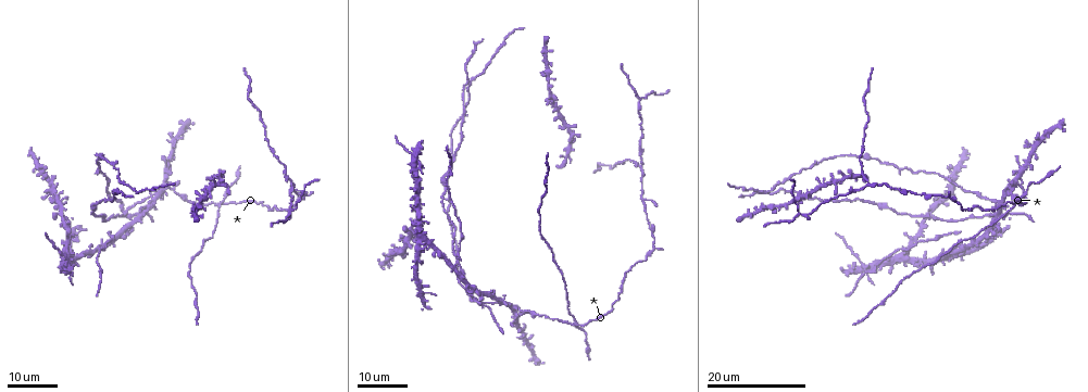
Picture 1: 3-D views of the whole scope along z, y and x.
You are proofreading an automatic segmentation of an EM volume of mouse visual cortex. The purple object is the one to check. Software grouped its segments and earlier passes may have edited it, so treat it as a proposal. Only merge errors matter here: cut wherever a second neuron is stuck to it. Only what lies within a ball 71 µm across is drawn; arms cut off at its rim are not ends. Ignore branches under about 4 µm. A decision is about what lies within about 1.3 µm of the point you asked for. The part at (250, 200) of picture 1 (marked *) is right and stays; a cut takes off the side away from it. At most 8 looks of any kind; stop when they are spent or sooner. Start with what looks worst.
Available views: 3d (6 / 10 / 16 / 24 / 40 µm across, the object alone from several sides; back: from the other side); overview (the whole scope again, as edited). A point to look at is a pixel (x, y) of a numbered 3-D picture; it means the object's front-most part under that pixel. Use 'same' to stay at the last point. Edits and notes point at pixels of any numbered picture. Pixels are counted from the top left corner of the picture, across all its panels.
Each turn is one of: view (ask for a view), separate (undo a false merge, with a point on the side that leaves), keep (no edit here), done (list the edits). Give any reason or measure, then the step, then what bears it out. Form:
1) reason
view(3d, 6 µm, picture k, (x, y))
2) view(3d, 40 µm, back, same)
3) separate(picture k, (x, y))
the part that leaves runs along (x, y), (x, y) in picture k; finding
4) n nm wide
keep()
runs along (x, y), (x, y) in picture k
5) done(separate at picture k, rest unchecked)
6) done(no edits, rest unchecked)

three-way junction
view(3d, 24 µm, picture 1, (1006, 187))

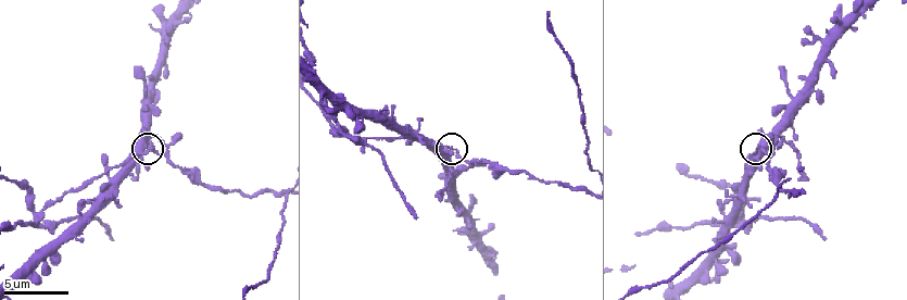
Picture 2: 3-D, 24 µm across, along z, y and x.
view(3d, 10 µm, picture 2, (148, 151))

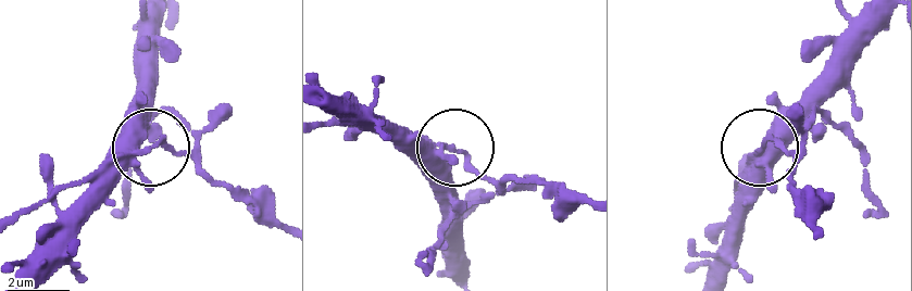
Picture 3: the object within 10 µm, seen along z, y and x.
view(3d, 10 µm, back, picture 3, (452, 151))

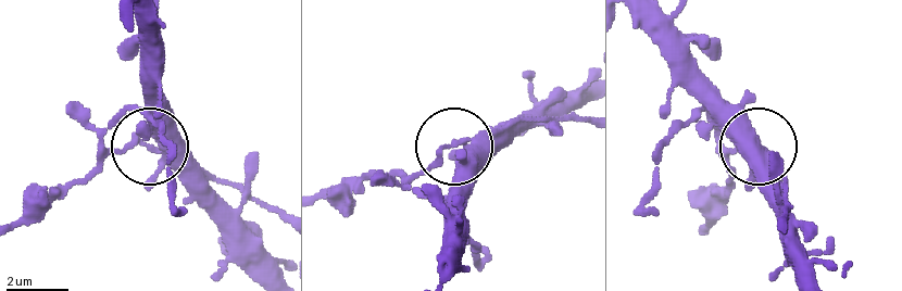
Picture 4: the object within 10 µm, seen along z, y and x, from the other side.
270 nm wide
keep()
runs along (705, 231), (729, 198), (731, 154), (760, 147), (760, 182) in picture 4; continuous, no second neuron

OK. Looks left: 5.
four or more arms meet
view(3d, 6 µm, picture 2, (34, 217))

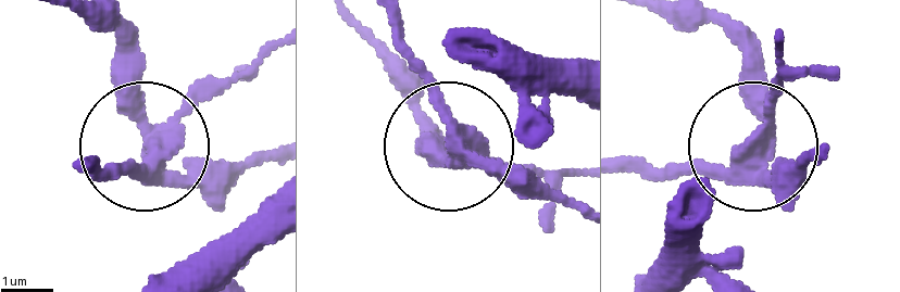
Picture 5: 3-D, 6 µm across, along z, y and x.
view(3d, 6 µm, back, picture 5, (156, 147))

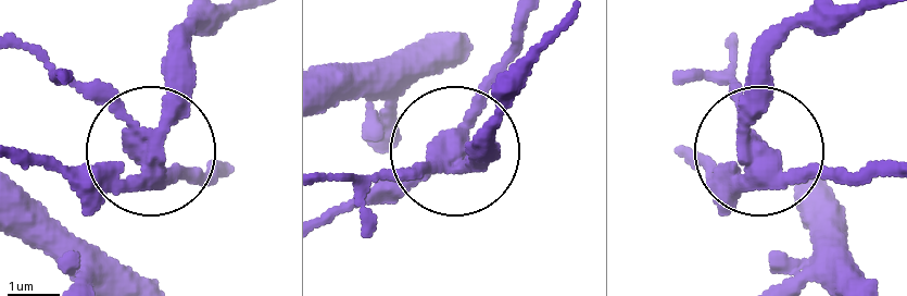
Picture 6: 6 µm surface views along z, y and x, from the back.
separate(picture 6, (175, 169))
the part that leaves runs along (450, 167), (489, 128), (528, 50) in picture 6; a second neuron is stuck on

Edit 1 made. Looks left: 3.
view(overview)

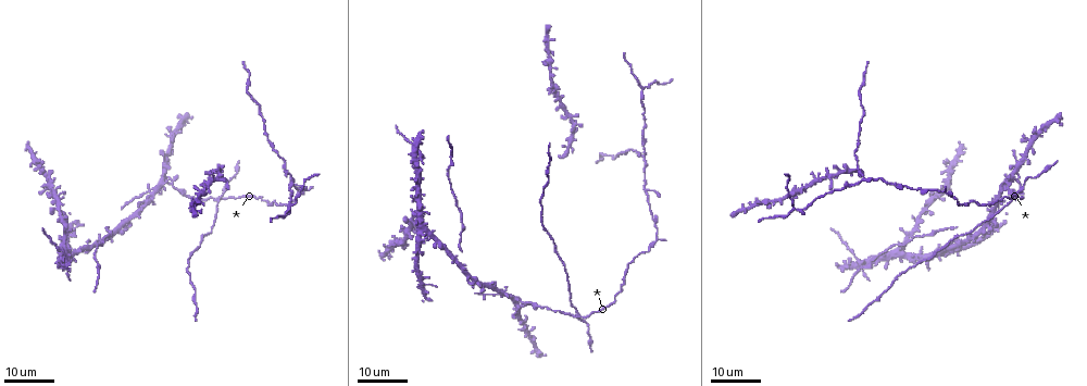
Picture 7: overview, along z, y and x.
two arms in line, one across
view(3d, 16 µm, picture 7, (224, 191))

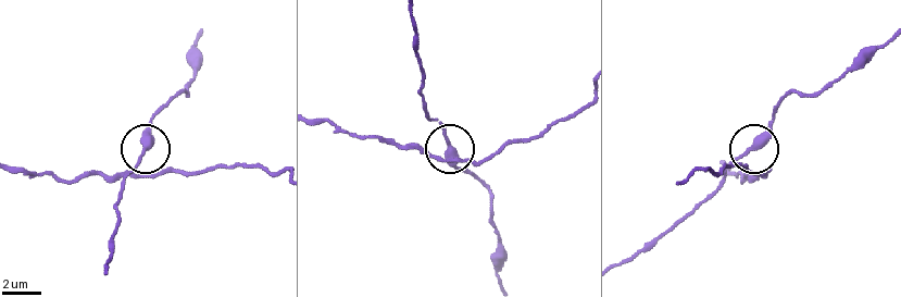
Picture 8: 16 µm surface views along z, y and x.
view(3d, 6 µm, picture 8, (749, 151))

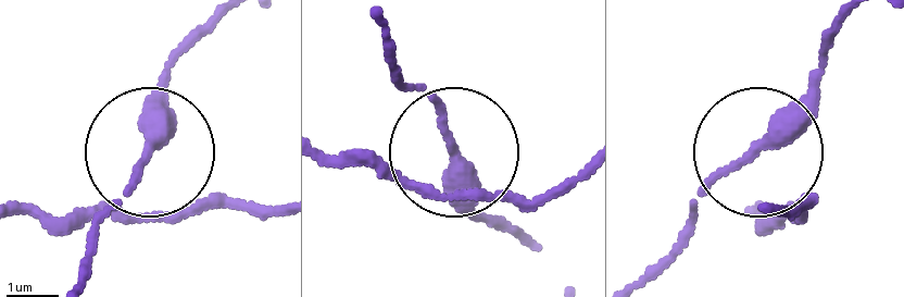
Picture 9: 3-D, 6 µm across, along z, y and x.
side arm 12 µm
keep()
runs along (584, 169), (454, 194), (454, 156), (479, 220) in picture 9; all the same neuron

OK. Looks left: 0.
done(separate at picture 6, rest unchecked)

